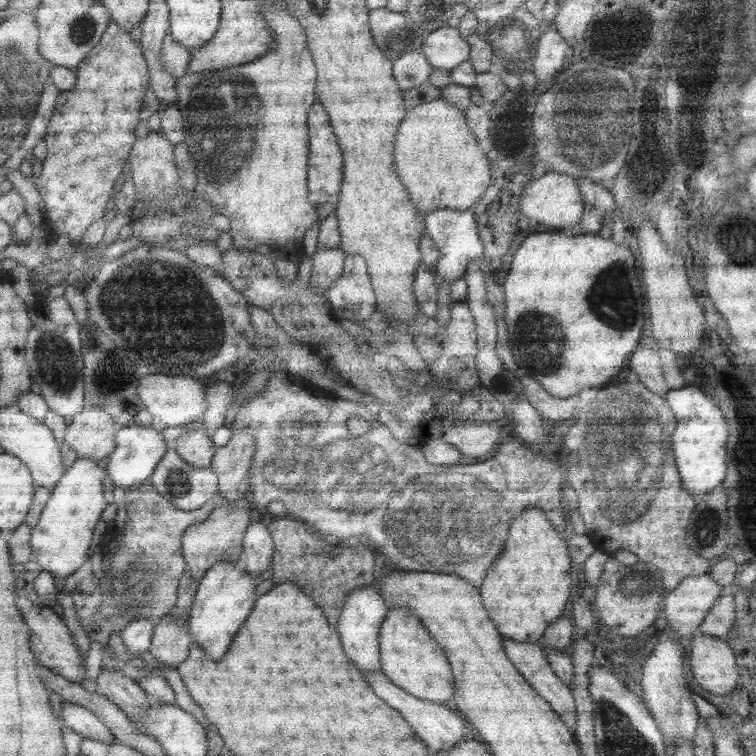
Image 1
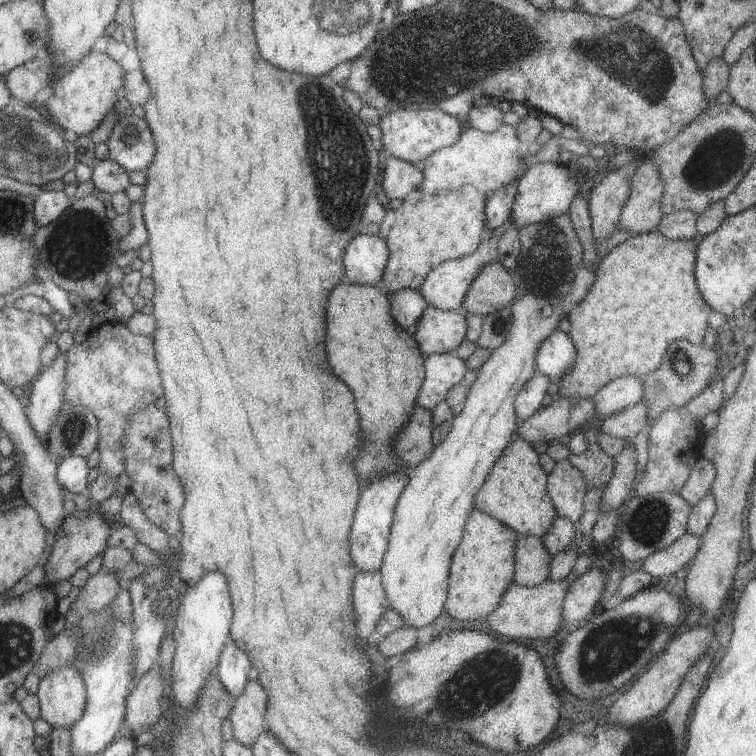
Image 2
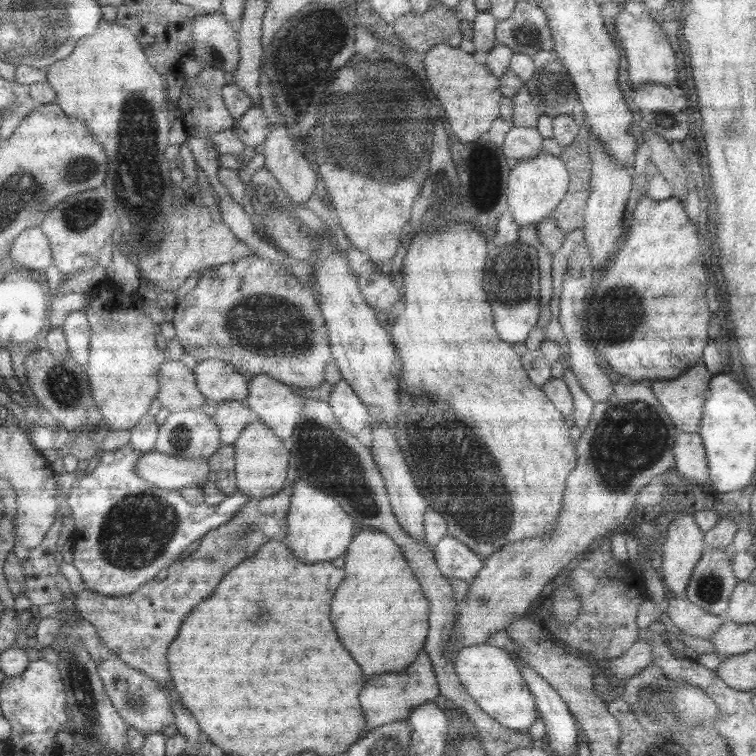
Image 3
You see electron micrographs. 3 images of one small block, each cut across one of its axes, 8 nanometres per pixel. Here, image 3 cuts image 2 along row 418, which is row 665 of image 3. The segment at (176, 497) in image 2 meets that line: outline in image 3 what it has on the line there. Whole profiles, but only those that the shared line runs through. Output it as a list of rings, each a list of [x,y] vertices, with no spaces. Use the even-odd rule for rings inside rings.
[[[291,464],[287,468],[287,480],[285,480],[281,492],[277,492],[269,498],[263,498],[259,502],[247,500],[237,510],[237,514],[231,516],[225,524],[209,530],[205,534],[205,538],[199,540],[199,546],[195,548],[193,554],[189,554],[183,560],[175,560],[167,568],[165,580],[159,580],[159,582],[151,580],[147,584],[141,584],[141,588],[137,588],[135,592],[131,592],[125,598],[97,596],[97,592],[91,592],[85,588],[77,590],[77,594],[75,594],[77,600],[73,602],[73,608],[77,608],[77,614],[81,616],[81,620],[87,620],[95,628],[101,642],[129,668],[143,672],[155,684],[159,684],[161,690],[165,690],[171,710],[173,710],[175,730],[181,736],[185,736],[185,742],[189,744],[189,748],[193,748],[199,740],[203,740],[203,736],[199,736],[197,722],[193,720],[193,716],[189,716],[189,712],[185,712],[183,704],[179,702],[179,698],[173,690],[169,664],[167,664],[167,648],[175,640],[175,636],[177,636],[185,616],[191,612],[191,608],[213,592],[213,588],[217,586],[217,582],[229,568],[233,568],[239,562],[243,562],[245,558],[253,556],[253,552],[257,552],[257,548],[261,544],[267,544],[269,540],[285,540],[285,532],[287,532],[285,518],[287,518],[287,508],[289,508],[289,500],[291,500],[291,488],[293,488],[295,474],[297,474],[297,470]]]

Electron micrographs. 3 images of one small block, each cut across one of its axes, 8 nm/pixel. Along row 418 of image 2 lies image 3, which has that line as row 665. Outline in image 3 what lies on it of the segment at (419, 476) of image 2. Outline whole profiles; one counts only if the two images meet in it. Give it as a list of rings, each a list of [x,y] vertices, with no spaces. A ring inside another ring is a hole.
[[[485,642],[485,644],[461,648],[451,664],[453,664],[457,680],[461,682],[465,692],[471,696],[471,700],[501,726],[525,734],[527,728],[533,724],[533,720],[537,720],[533,694],[529,692],[513,654],[501,648],[489,646]]]

